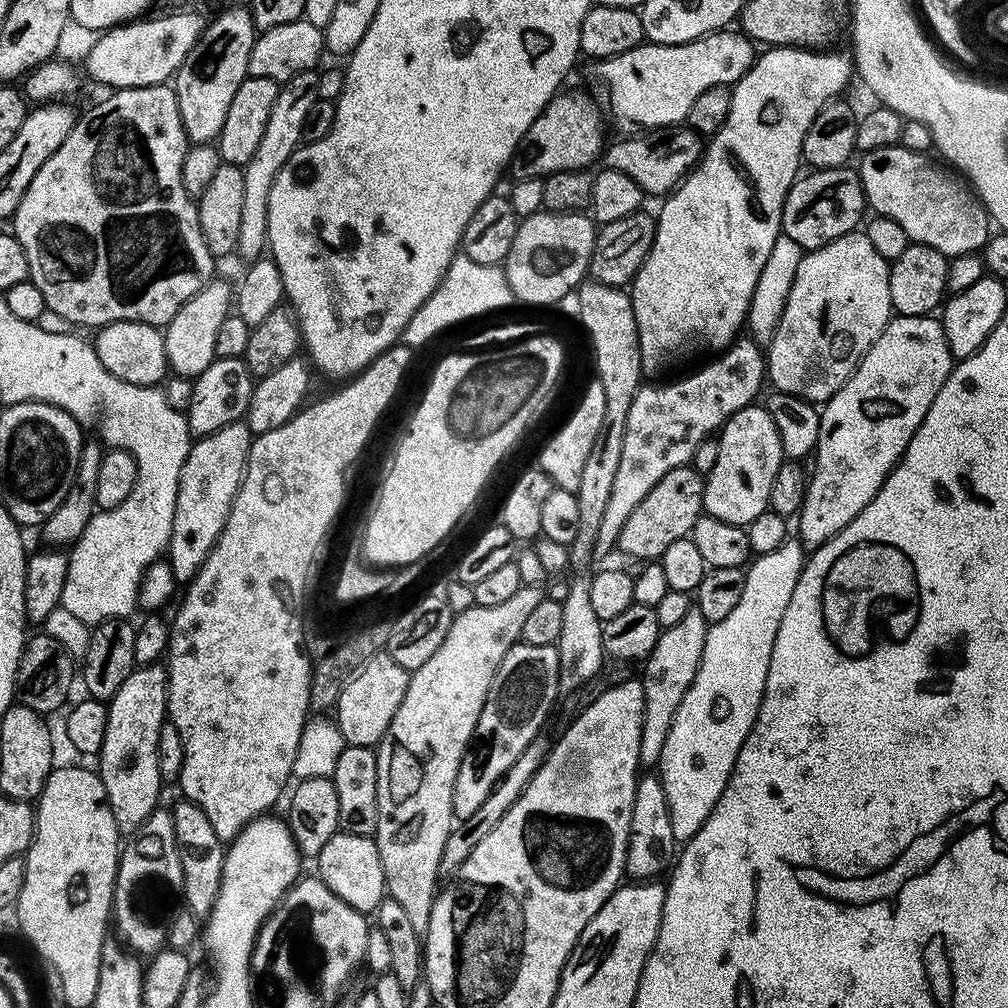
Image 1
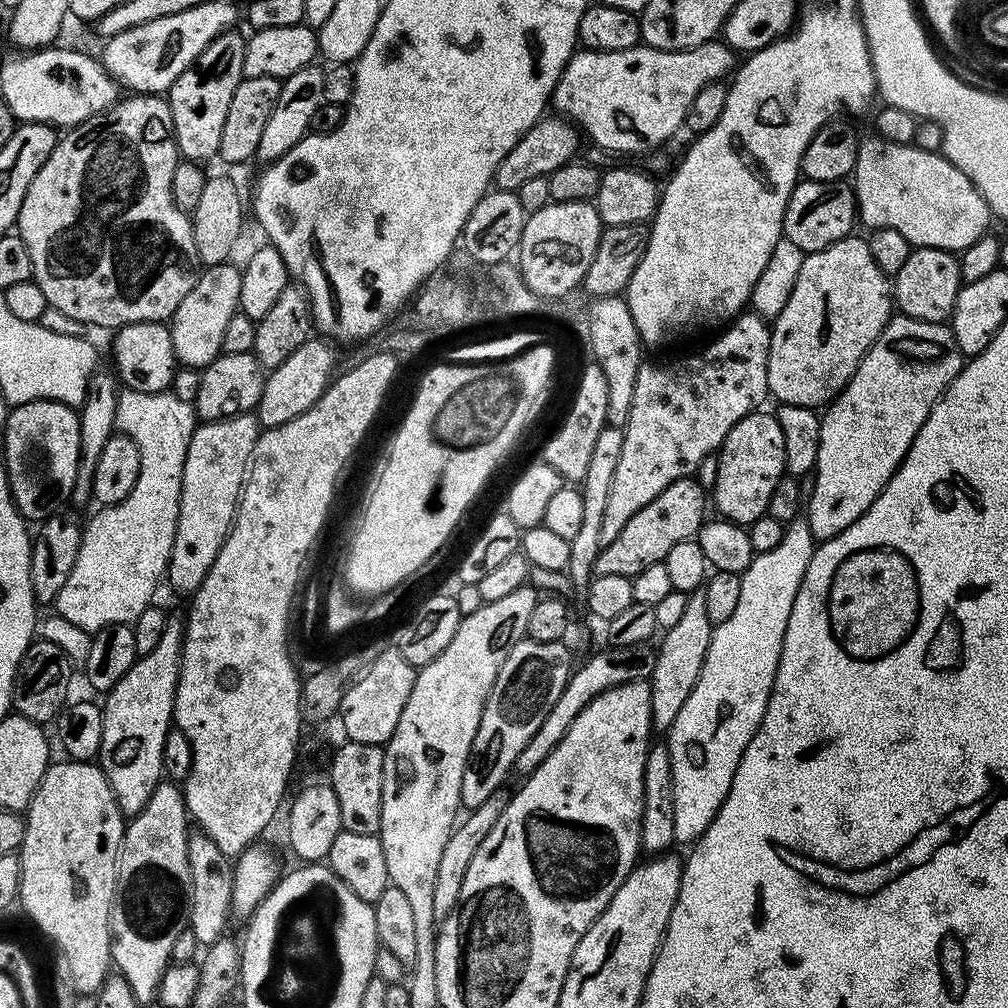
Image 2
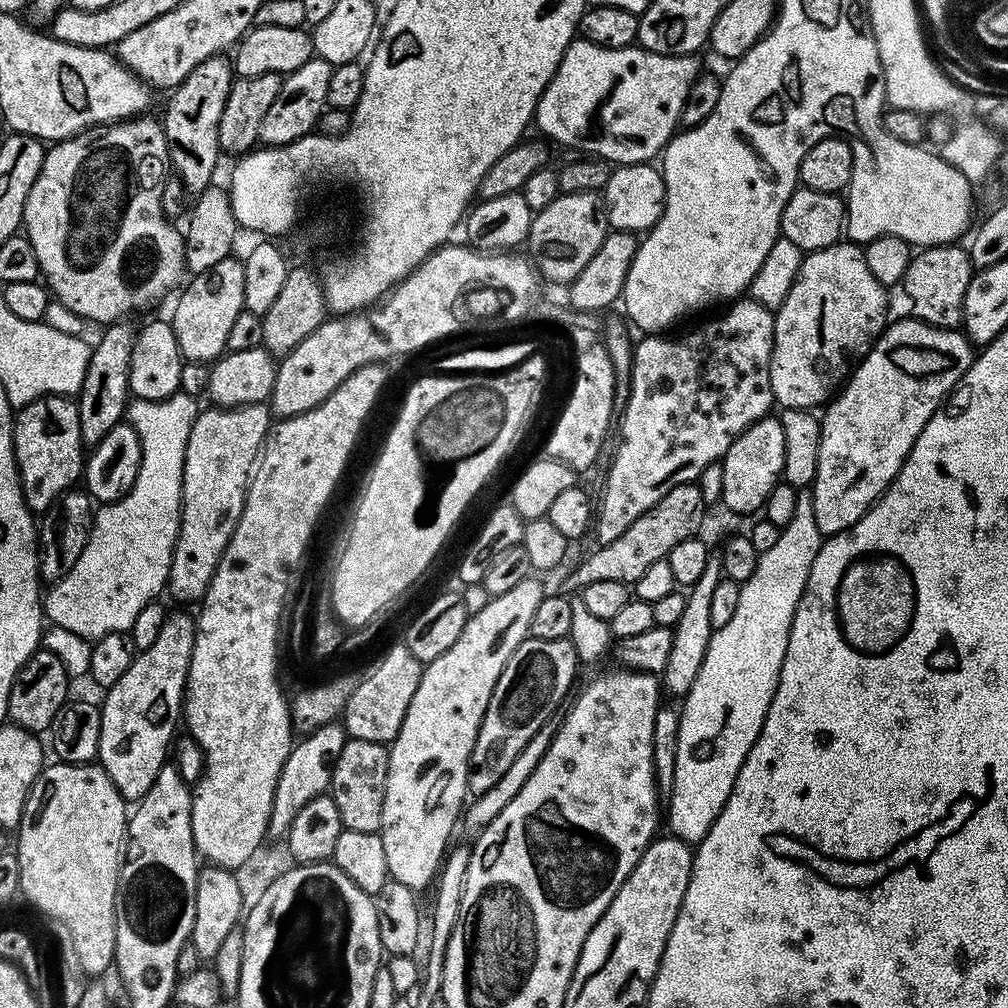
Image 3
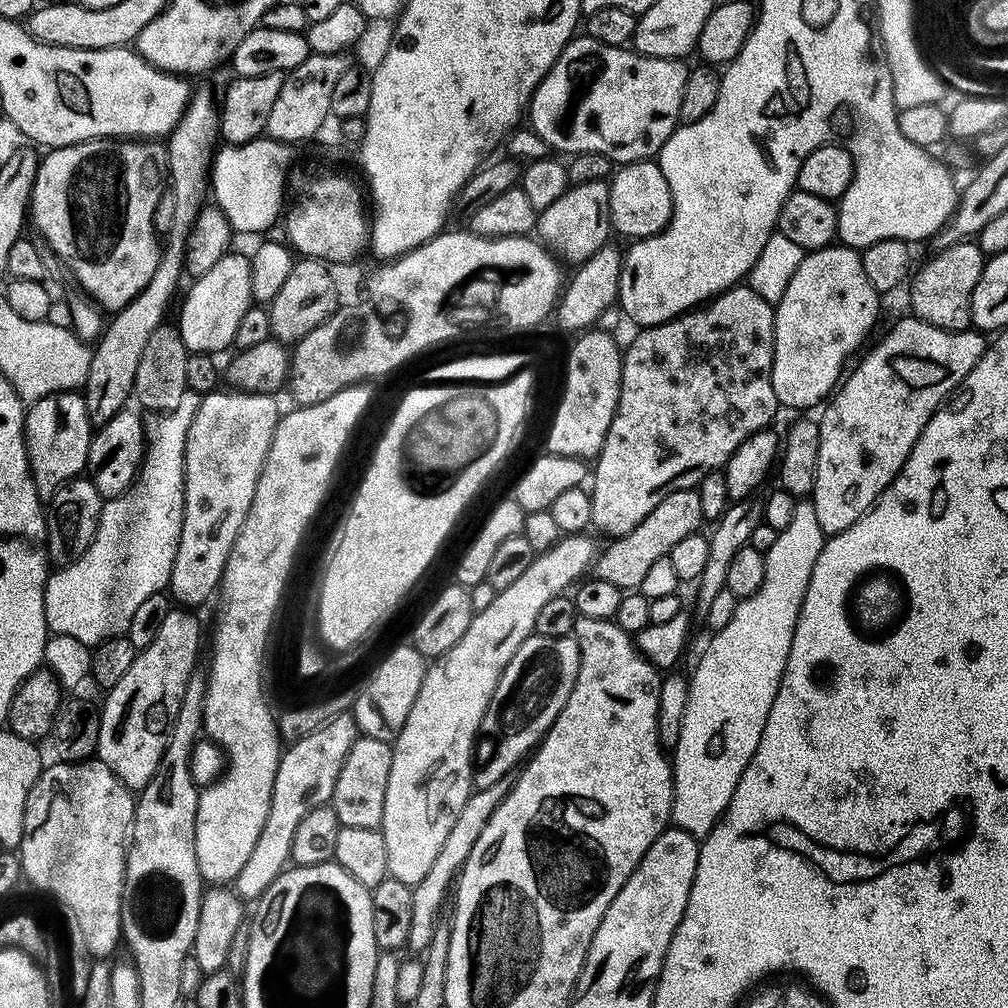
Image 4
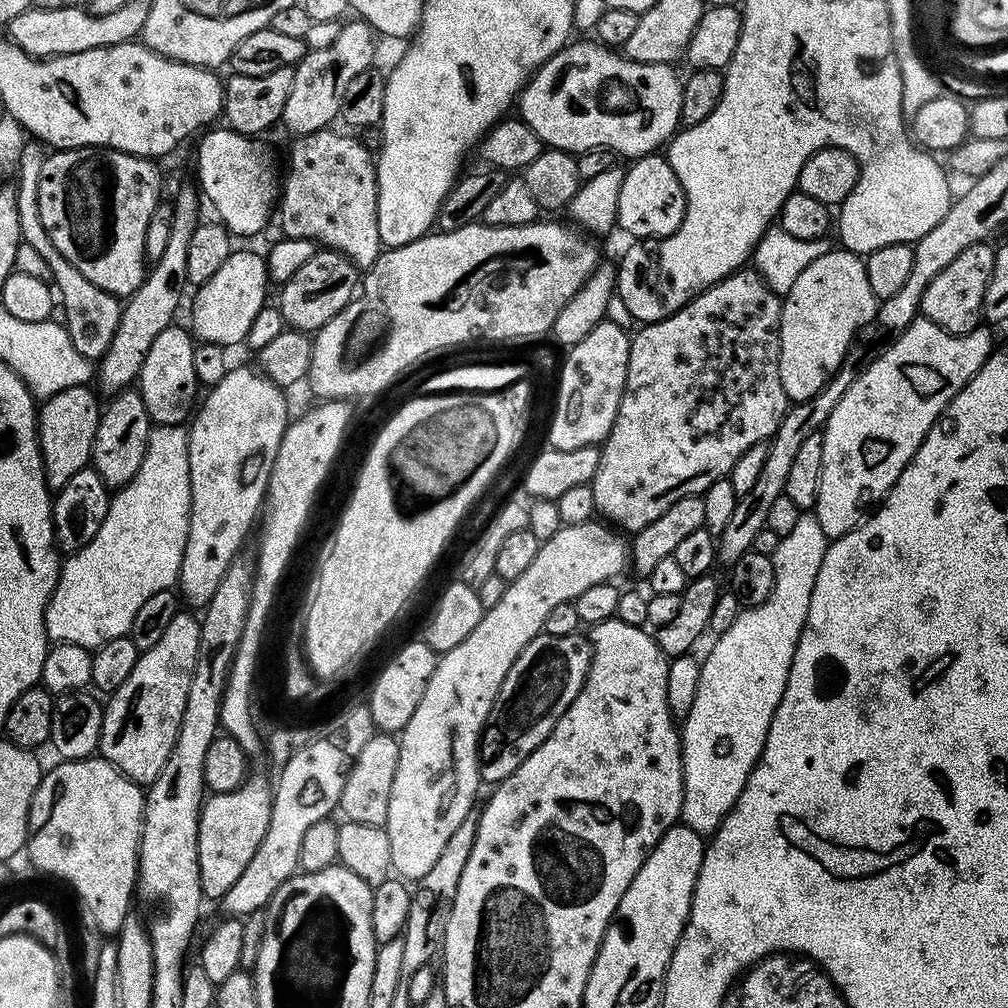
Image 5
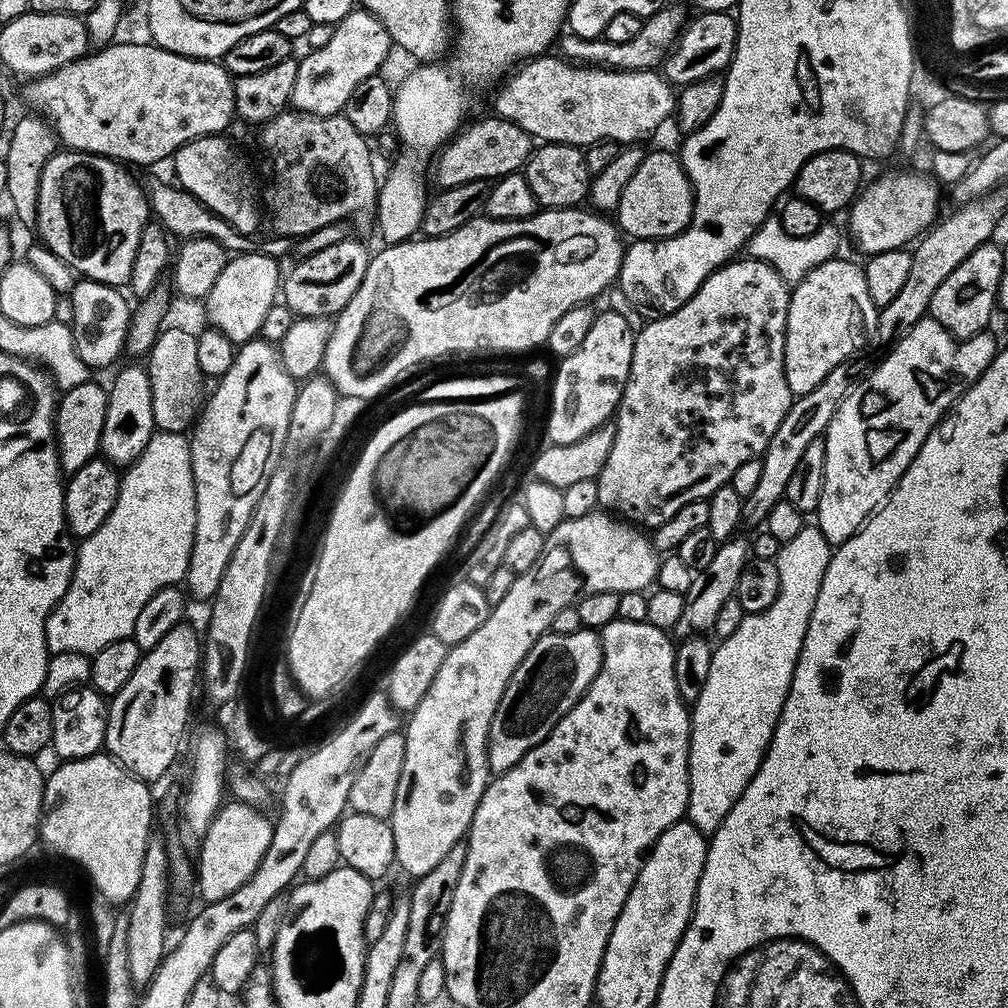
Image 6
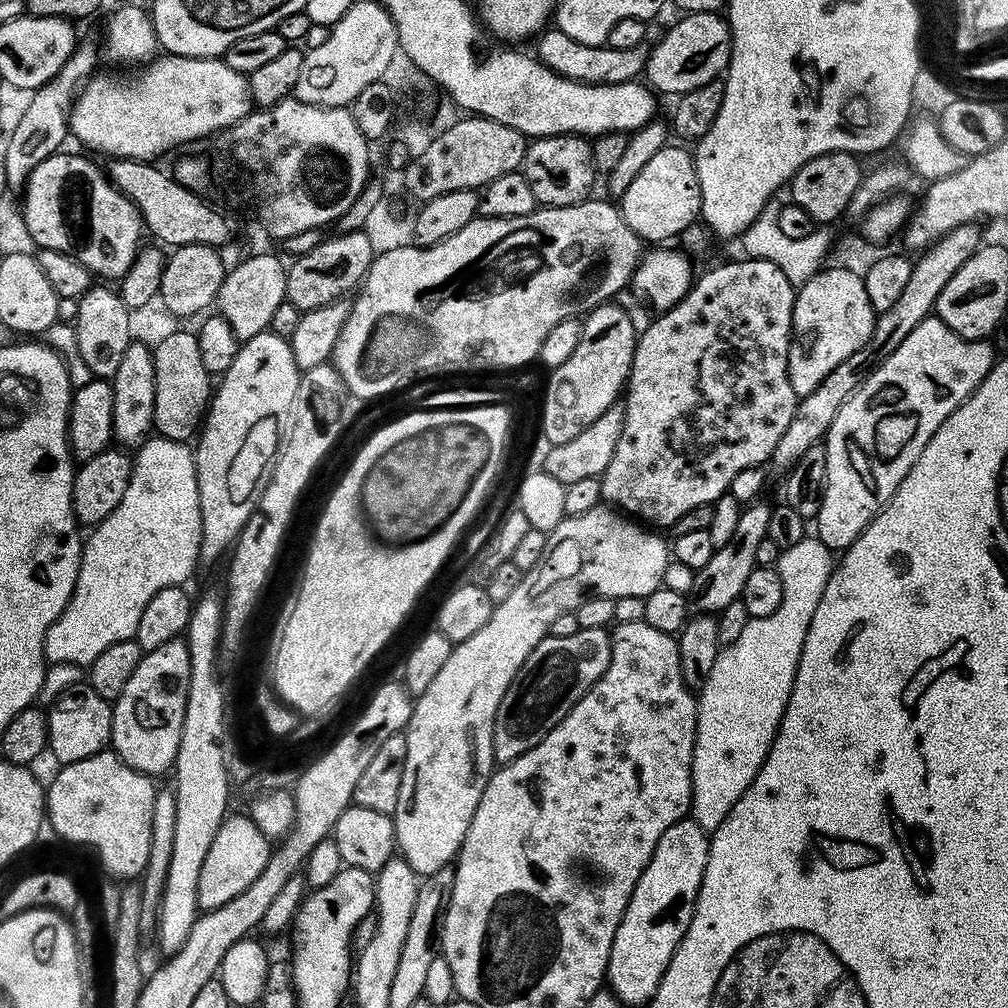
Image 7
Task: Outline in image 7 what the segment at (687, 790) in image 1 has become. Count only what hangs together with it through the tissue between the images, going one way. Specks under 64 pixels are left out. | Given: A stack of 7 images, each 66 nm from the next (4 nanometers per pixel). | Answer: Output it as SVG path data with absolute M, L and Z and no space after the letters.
M808 534L802 542L783 549L774 567L782 578L782 603L778 605L778 610L774 610L774 614L766 618L749 619L742 635L734 638L732 644L721 647L714 667L710 670L710 678L706 678L703 688L698 692L690 816L696 821L697 826L709 834L715 832L718 826L722 826L734 802L738 802L738 798L746 794L750 782L754 782L758 770L766 762L792 693L802 646L806 642L814 610L818 610L818 602L822 602L822 590L826 590L826 582L830 582L834 552L815 535Z

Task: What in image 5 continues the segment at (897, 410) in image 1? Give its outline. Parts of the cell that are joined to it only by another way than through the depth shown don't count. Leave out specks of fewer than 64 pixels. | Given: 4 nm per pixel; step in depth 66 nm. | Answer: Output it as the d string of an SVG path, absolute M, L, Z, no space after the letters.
M917 318L897 340L893 340L877 355L875 362L853 382L850 390L842 394L838 406L834 406L822 426L822 478L818 482L818 498L814 509L822 530L830 538L844 536L852 531L865 519L869 509L888 495L898 474L906 470L910 458L914 458L934 422L940 419L950 401L968 385L970 378L978 374L978 370L992 355L994 343L987 330L987 327L981 326L965 336L952 336L934 322Z

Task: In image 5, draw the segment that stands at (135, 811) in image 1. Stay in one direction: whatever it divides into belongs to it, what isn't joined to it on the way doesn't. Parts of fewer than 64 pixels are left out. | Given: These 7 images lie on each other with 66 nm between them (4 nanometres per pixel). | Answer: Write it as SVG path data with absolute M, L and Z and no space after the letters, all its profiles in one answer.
M188 610L176 611L162 638L158 638L150 650L140 653L130 678L126 678L126 682L107 697L108 704L106 700L103 705L99 755L141 786L156 781L178 738L200 641L200 620L191 615L195 616Z

